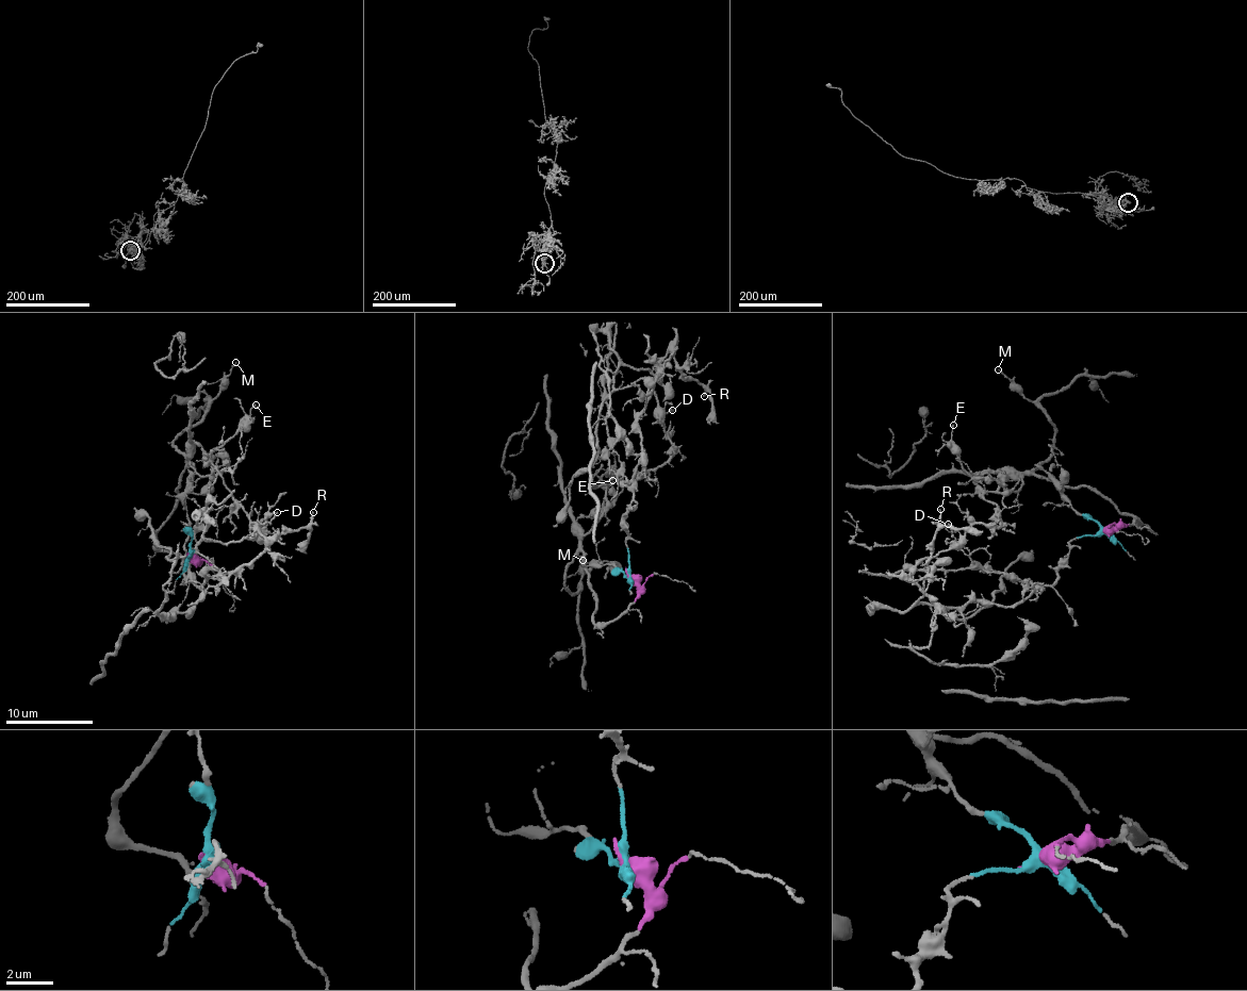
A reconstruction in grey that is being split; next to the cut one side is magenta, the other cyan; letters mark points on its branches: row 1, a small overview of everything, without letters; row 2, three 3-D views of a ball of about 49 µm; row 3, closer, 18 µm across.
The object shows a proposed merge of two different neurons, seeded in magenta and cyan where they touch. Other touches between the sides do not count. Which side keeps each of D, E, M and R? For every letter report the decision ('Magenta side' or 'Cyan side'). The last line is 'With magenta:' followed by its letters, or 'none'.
D: Cyan side
E: Cyan side
M: Magenta side
R: Cyan side
With magenta: M

